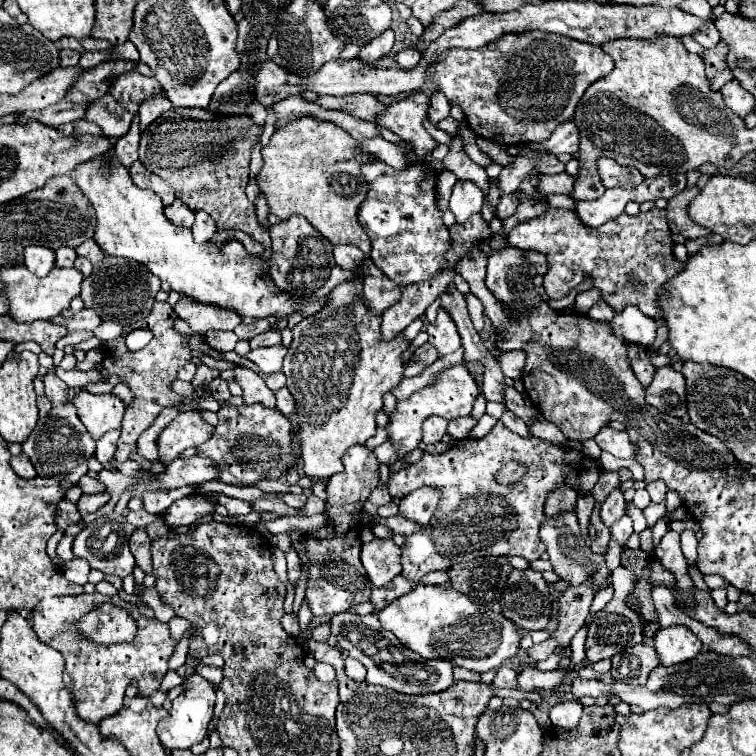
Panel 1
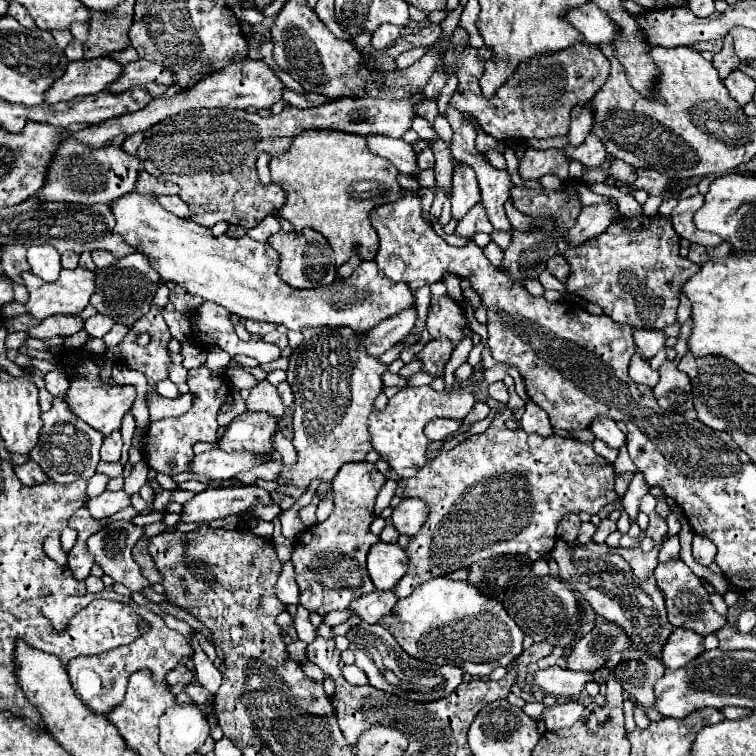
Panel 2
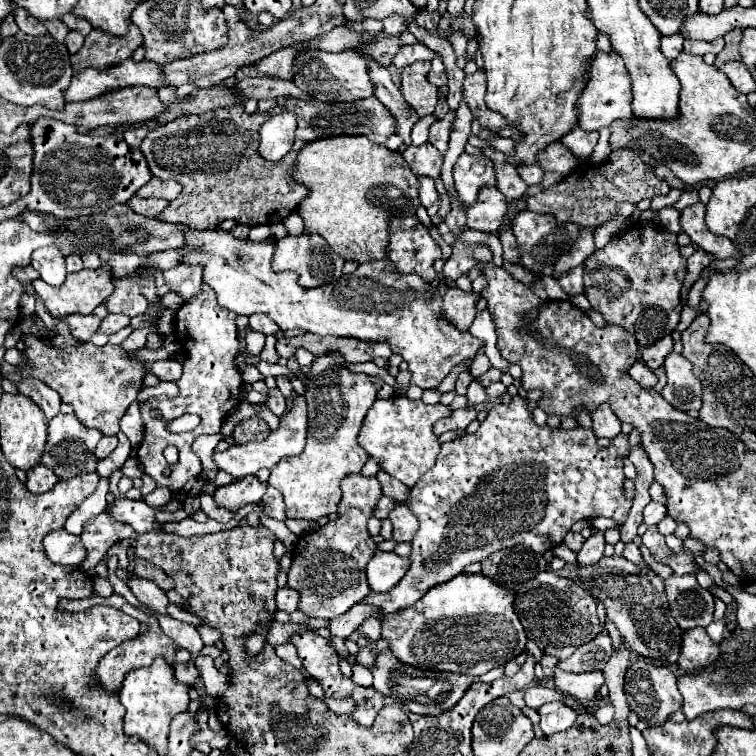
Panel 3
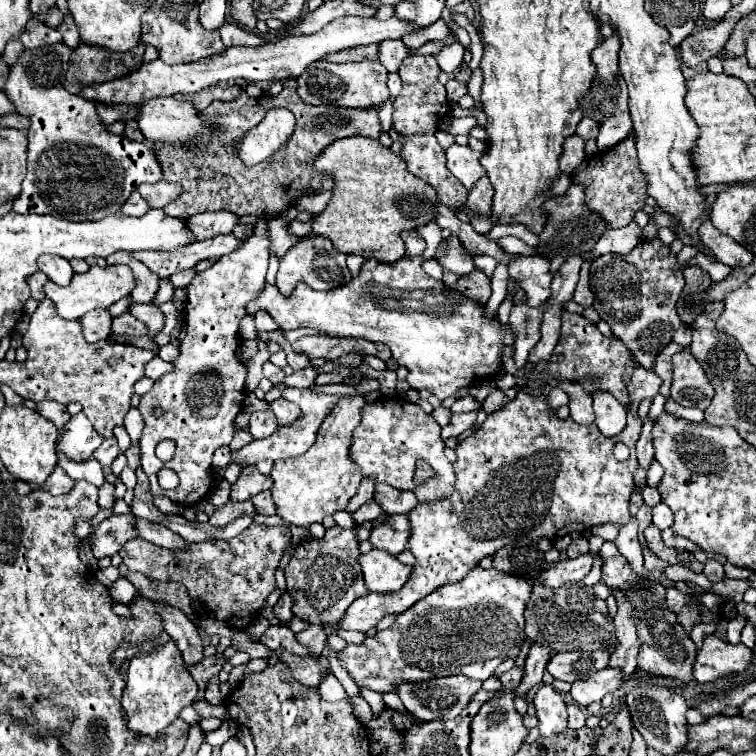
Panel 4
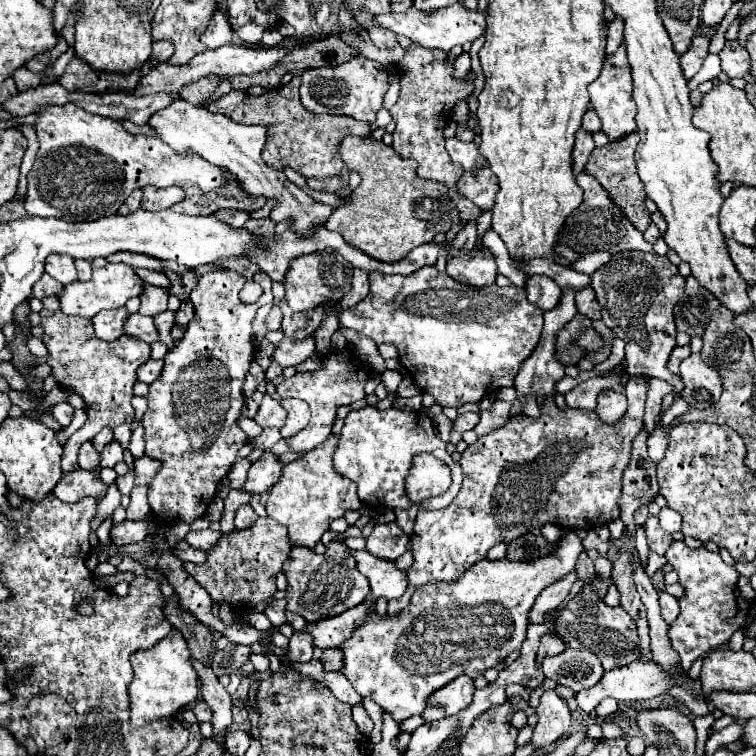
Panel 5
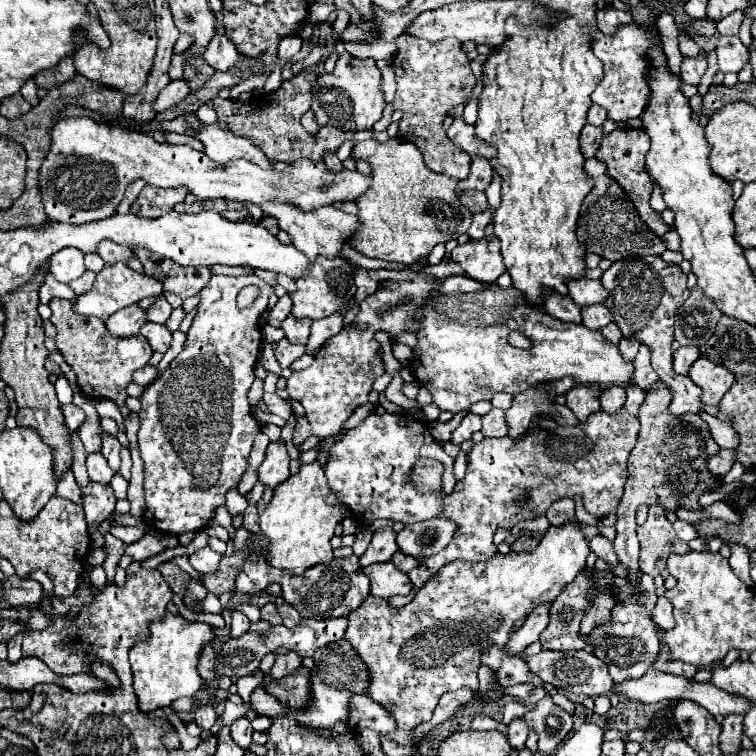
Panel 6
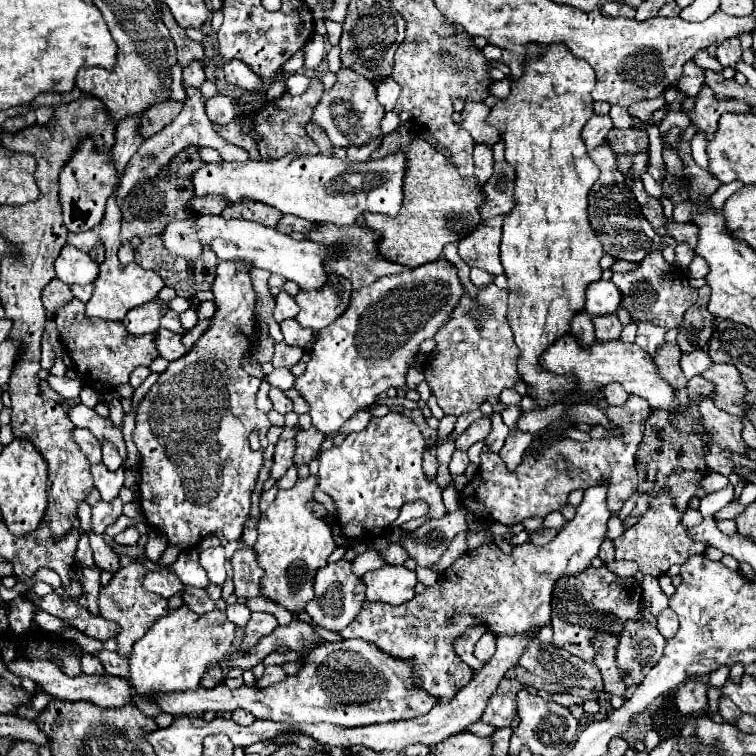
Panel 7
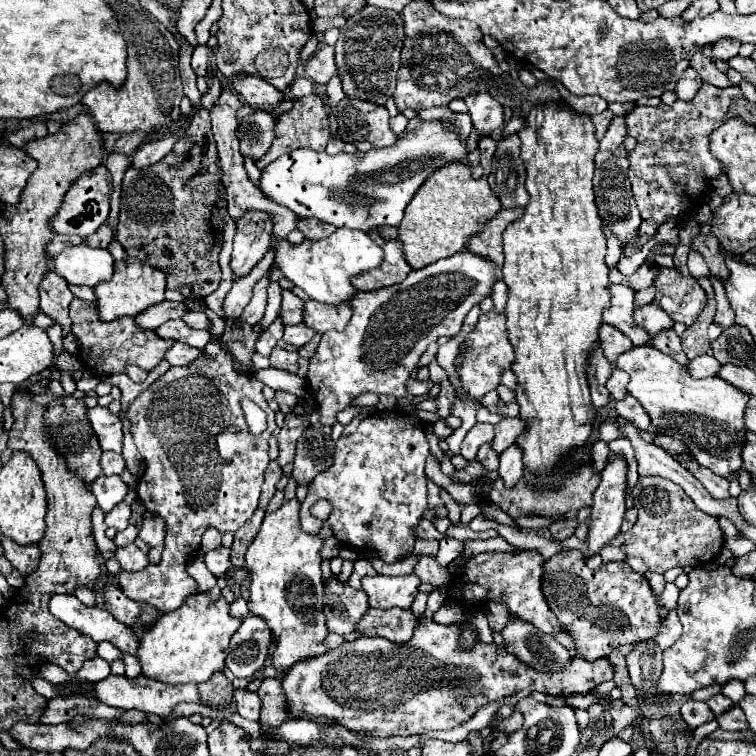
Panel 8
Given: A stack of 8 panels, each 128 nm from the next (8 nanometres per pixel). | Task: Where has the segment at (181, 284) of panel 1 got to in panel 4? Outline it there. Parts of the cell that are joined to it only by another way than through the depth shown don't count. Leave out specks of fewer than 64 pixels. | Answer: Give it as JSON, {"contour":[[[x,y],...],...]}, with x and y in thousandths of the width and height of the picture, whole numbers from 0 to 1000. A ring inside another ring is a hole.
{"contour":[[[569,294],[552,303],[563,320],[561,336],[553,341],[529,341],[521,349],[503,349],[500,344],[484,344],[476,354],[476,362],[466,368],[460,376],[418,386],[405,376],[392,376],[384,392],[376,392],[362,376],[349,376],[349,384],[328,399],[325,415],[336,415],[341,410],[352,410],[368,434],[376,438],[389,434],[415,434],[434,444],[471,444],[489,452],[511,455],[519,463],[519,474],[540,487],[540,508],[550,516],[571,516],[582,529],[598,524],[611,511],[624,511],[632,500],[656,497],[664,487],[664,455],[680,455],[680,442],[675,434],[661,434],[659,423],[643,423],[640,407],[627,397],[614,397],[606,386],[590,381],[582,370],[574,370],[558,357],[558,347],[570,343],[581,320],[586,317],[585,304],[577,294]]]}

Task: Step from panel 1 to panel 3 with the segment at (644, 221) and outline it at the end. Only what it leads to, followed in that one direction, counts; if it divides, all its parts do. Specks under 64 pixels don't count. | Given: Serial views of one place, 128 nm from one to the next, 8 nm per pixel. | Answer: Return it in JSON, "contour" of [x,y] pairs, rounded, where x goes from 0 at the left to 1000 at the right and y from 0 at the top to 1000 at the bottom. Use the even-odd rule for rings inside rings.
{"contour":[[[638,196],[640,206],[646,206],[648,212],[653,212],[653,222],[656,222],[656,249],[672,262],[672,272],[677,272],[683,265],[688,265],[688,259],[696,251],[693,238],[685,233],[683,220],[677,214],[672,214],[672,206],[667,201],[651,198],[651,196]],[[839,294],[836,299],[828,302],[823,312],[810,317],[794,331],[786,331],[772,344],[772,362],[775,362],[775,376],[772,378],[772,392],[778,394],[780,405],[791,410],[802,426],[815,429],[836,439],[844,450],[847,458],[862,455],[876,444],[889,442],[899,423],[899,384],[902,384],[902,368],[907,368],[907,344],[899,339],[899,328],[894,320],[897,310],[884,307],[876,302],[870,294]]]}

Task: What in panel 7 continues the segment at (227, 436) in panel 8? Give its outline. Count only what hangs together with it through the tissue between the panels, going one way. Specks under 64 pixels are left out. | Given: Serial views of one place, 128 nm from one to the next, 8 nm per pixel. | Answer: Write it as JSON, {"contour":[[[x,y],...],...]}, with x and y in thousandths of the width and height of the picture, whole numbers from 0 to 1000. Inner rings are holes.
{"contour":[[[288,349],[286,370],[280,376],[286,413],[278,421],[275,437],[262,447],[246,471],[225,479],[220,492],[214,492],[209,505],[183,537],[177,587],[188,603],[185,667],[190,685],[201,698],[217,704],[225,720],[235,720],[241,725],[254,725],[270,709],[283,704],[294,704],[302,714],[317,714],[331,677],[331,653],[347,614],[347,595],[336,598],[328,587],[331,571],[344,574],[347,593],[354,587],[352,571],[360,561],[349,545],[339,542],[336,534],[344,503],[328,497],[320,484],[320,474],[333,460],[331,452],[339,452],[341,447],[336,439],[339,384],[325,357],[325,349]],[[212,754],[212,757],[196,757],[196,762],[190,765],[190,778],[212,786],[214,791],[225,791],[241,780],[241,770],[230,759]]]}

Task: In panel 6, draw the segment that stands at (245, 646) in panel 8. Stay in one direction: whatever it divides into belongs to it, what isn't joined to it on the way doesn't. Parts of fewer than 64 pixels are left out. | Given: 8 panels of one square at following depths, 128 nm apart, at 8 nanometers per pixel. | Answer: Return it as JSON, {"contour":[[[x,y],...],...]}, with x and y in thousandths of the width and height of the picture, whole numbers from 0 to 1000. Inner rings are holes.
{"contour":[[[354,796],[354,799],[349,799],[349,802],[344,804],[344,810],[347,810],[347,820],[357,823],[360,828],[365,828],[365,825],[373,825],[373,817],[370,817],[370,812],[368,812],[368,807],[365,807],[365,799],[362,799],[362,796]]]}

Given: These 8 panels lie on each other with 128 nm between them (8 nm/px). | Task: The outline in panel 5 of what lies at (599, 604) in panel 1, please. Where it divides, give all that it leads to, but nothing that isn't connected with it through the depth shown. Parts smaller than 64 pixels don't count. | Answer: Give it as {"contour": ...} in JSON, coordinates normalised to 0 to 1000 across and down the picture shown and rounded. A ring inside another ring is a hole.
{"contour":[[[844,873],[844,876],[836,876],[831,881],[823,881],[823,884],[812,884],[812,886],[804,886],[799,889],[796,899],[783,907],[783,910],[775,910],[775,913],[767,913],[762,918],[762,929],[765,934],[772,939],[772,942],[783,942],[796,923],[815,923],[815,926],[833,926],[833,929],[847,929],[847,926],[860,926],[865,921],[873,921],[873,918],[881,918],[884,910],[889,907],[889,902],[884,899],[884,892],[881,889],[873,889],[873,884],[865,878],[865,876],[854,876],[854,873]]]}

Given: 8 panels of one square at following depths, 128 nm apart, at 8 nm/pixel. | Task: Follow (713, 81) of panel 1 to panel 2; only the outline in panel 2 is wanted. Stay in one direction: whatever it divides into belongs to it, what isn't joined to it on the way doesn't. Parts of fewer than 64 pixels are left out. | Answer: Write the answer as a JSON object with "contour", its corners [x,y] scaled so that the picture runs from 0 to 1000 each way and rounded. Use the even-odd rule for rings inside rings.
{"contour":[[[958,48],[958,61],[950,71],[944,71],[942,85],[950,93],[952,106],[958,106],[966,95],[971,95],[976,90],[979,79],[974,79],[974,71],[971,71],[971,63],[968,63],[968,48]]]}

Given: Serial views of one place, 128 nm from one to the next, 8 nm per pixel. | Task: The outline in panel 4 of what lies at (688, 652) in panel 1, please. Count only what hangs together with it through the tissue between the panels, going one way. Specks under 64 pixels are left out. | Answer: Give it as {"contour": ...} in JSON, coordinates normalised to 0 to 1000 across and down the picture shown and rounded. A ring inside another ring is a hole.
{"contour":[[[934,839],[921,865],[915,894],[923,902],[942,902],[952,894],[987,886],[995,873],[995,860],[984,852],[966,852],[944,839]]]}

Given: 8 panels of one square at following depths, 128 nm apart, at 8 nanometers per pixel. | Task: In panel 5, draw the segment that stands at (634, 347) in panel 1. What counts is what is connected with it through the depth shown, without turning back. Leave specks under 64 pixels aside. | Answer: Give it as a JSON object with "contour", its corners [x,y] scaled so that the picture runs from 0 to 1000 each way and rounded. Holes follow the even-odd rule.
{"contour":[[[833,497],[831,505],[828,505],[828,526],[831,526],[831,545],[825,548],[825,556],[820,556],[820,561],[794,561],[794,553],[780,545],[780,542],[757,542],[757,540],[749,540],[749,542],[738,542],[738,537],[733,534],[733,524],[722,524],[720,526],[720,537],[714,542],[714,550],[712,553],[701,553],[696,548],[683,548],[683,550],[675,550],[675,556],[656,566],[653,571],[648,574],[640,574],[635,577],[627,587],[622,587],[614,598],[611,598],[611,606],[608,606],[608,616],[611,616],[611,624],[614,624],[614,638],[611,638],[611,646],[606,651],[606,656],[601,659],[601,664],[587,672],[587,675],[553,675],[553,683],[550,683],[550,690],[548,690],[548,704],[542,709],[542,728],[548,733],[548,746],[545,751],[540,754],[540,775],[545,778],[558,778],[561,772],[566,770],[595,770],[595,767],[606,767],[619,751],[624,751],[630,743],[635,743],[638,738],[643,738],[643,730],[667,717],[667,720],[675,720],[677,714],[688,712],[690,704],[701,704],[701,701],[709,701],[709,698],[717,698],[720,693],[735,693],[735,696],[743,696],[746,701],[780,701],[780,698],[791,698],[791,696],[799,696],[810,688],[817,688],[820,685],[820,656],[823,656],[823,627],[825,627],[825,619],[831,616],[831,608],[833,608],[833,595],[836,595],[836,582],[849,571],[852,566],[852,532],[854,532],[854,521],[857,521],[857,500],[854,497]],[[484,791],[471,804],[463,804],[450,815],[439,815],[437,820],[423,820],[423,825],[407,828],[407,836],[415,844],[415,854],[450,857],[450,852],[458,849],[479,823],[484,823],[487,807],[492,807],[495,802],[497,802],[497,791]]]}

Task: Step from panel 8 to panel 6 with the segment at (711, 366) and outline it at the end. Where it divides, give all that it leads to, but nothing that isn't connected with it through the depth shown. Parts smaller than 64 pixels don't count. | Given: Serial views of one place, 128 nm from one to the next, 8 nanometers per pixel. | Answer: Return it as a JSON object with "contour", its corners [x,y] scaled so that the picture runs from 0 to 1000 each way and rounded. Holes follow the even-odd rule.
{"contour":[[[899,458],[894,466],[892,466],[892,489],[897,495],[910,495],[910,487],[913,481],[926,471],[923,460],[921,458]]]}

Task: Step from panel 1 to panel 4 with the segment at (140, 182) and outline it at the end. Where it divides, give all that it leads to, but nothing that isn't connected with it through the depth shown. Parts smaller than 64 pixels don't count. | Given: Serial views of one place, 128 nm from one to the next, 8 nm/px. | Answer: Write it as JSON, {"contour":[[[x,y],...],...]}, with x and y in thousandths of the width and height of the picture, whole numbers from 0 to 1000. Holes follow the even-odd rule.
{"contour":[[[212,238],[206,243],[185,243],[183,254],[198,270],[198,275],[217,275],[220,270],[230,267],[241,257],[241,249],[233,241]]]}

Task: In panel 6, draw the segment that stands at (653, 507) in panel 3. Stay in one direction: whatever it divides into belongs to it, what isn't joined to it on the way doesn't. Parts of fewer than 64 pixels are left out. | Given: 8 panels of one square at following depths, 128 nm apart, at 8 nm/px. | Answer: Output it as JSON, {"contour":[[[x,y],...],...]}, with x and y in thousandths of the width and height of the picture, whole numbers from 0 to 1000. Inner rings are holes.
{"contour":[[[894,688],[894,690],[889,690],[889,698],[892,698],[894,709],[897,709],[897,712],[902,712],[905,717],[913,717],[913,714],[918,714],[918,712],[921,712],[918,698],[915,698],[910,690],[905,690],[905,688]]]}

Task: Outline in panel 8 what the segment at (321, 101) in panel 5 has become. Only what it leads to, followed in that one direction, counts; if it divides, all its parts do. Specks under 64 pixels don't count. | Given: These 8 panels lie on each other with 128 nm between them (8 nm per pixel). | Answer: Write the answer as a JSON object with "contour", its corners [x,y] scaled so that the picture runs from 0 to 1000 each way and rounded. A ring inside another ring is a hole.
{"contour":[[[455,127],[444,146],[450,183],[468,190],[474,198],[511,196],[524,188],[524,180],[513,167],[516,153],[508,140]]]}

